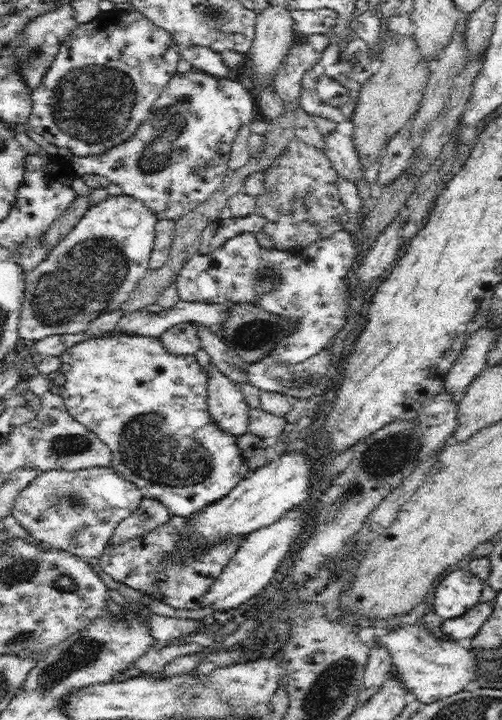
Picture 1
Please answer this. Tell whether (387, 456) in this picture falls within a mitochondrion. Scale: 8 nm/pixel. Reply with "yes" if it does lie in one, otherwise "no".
yes

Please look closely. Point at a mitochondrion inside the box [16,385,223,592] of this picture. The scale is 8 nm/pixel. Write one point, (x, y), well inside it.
(151, 447)

